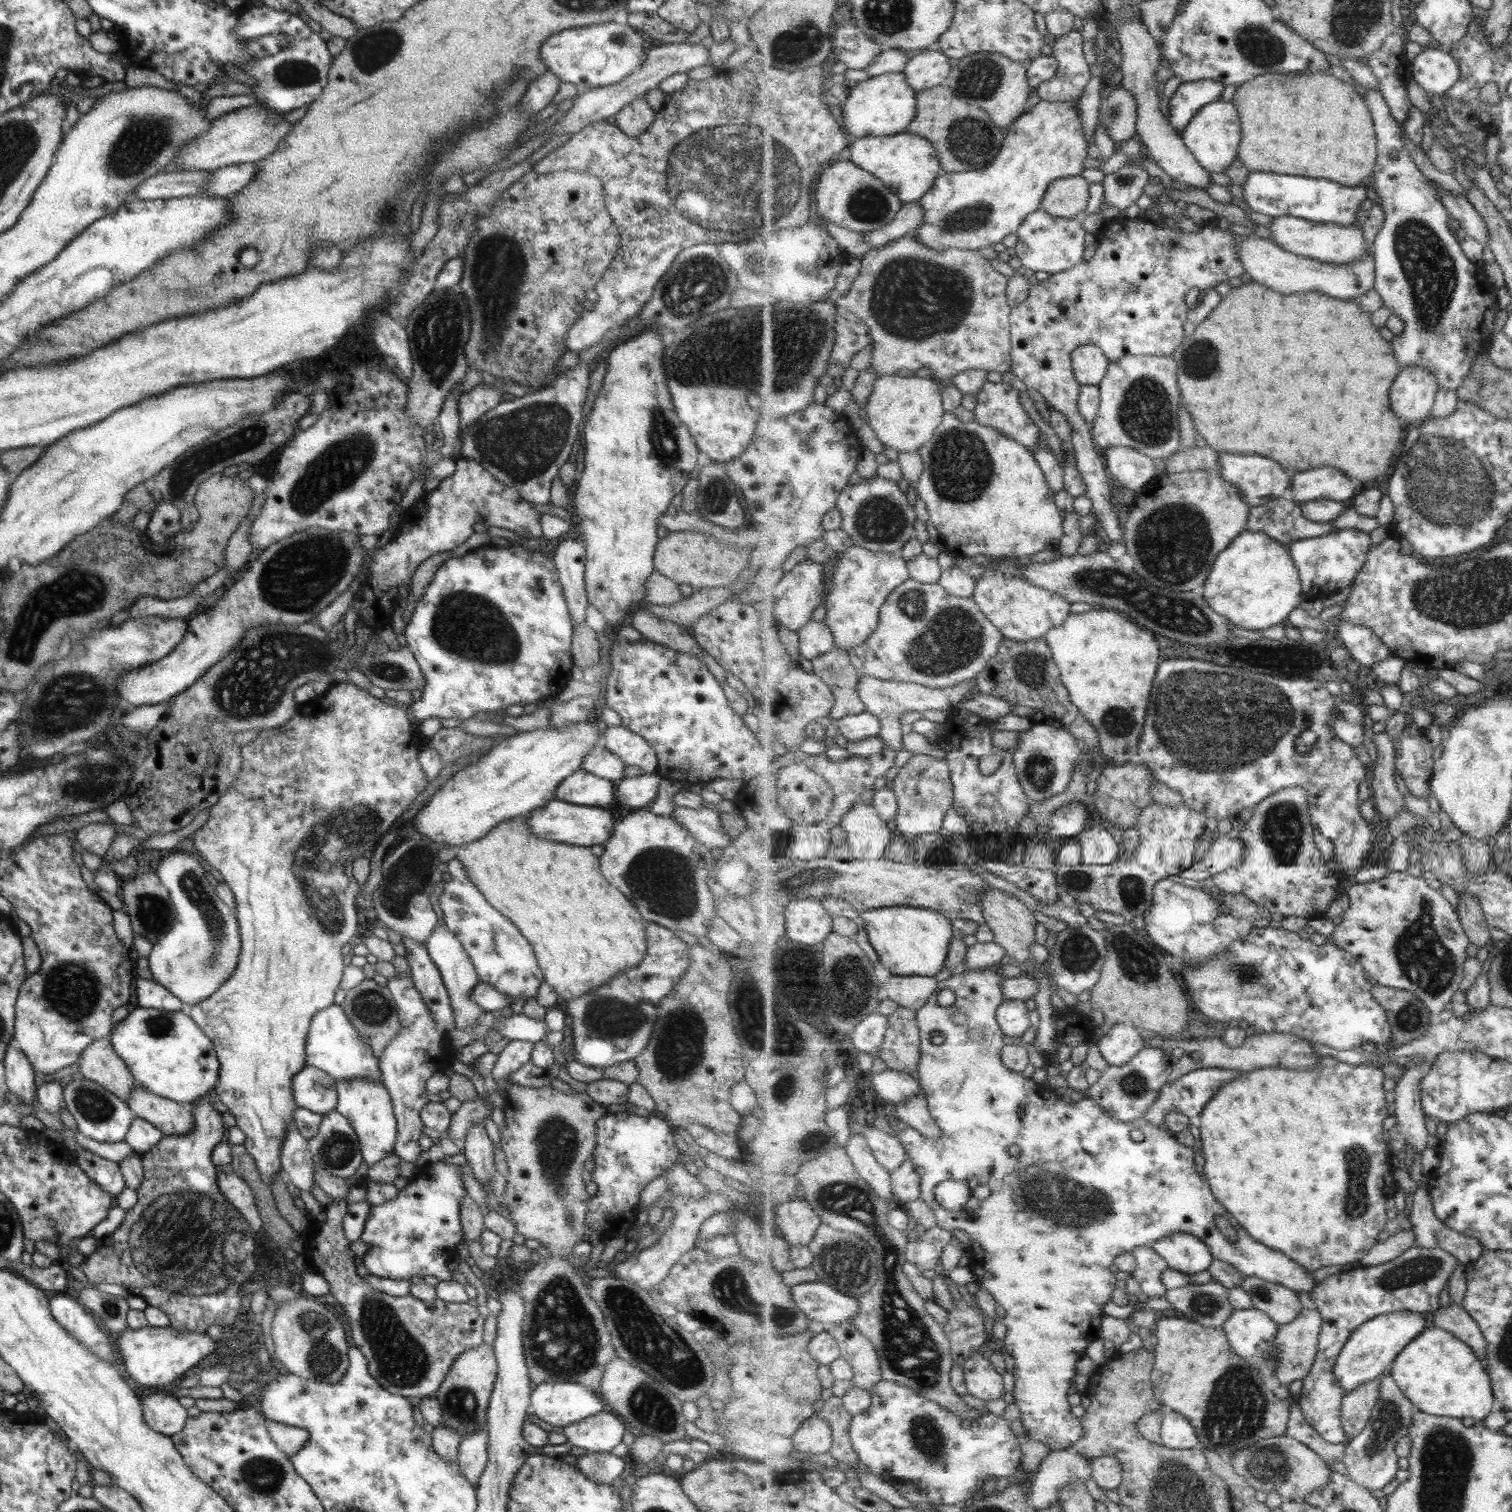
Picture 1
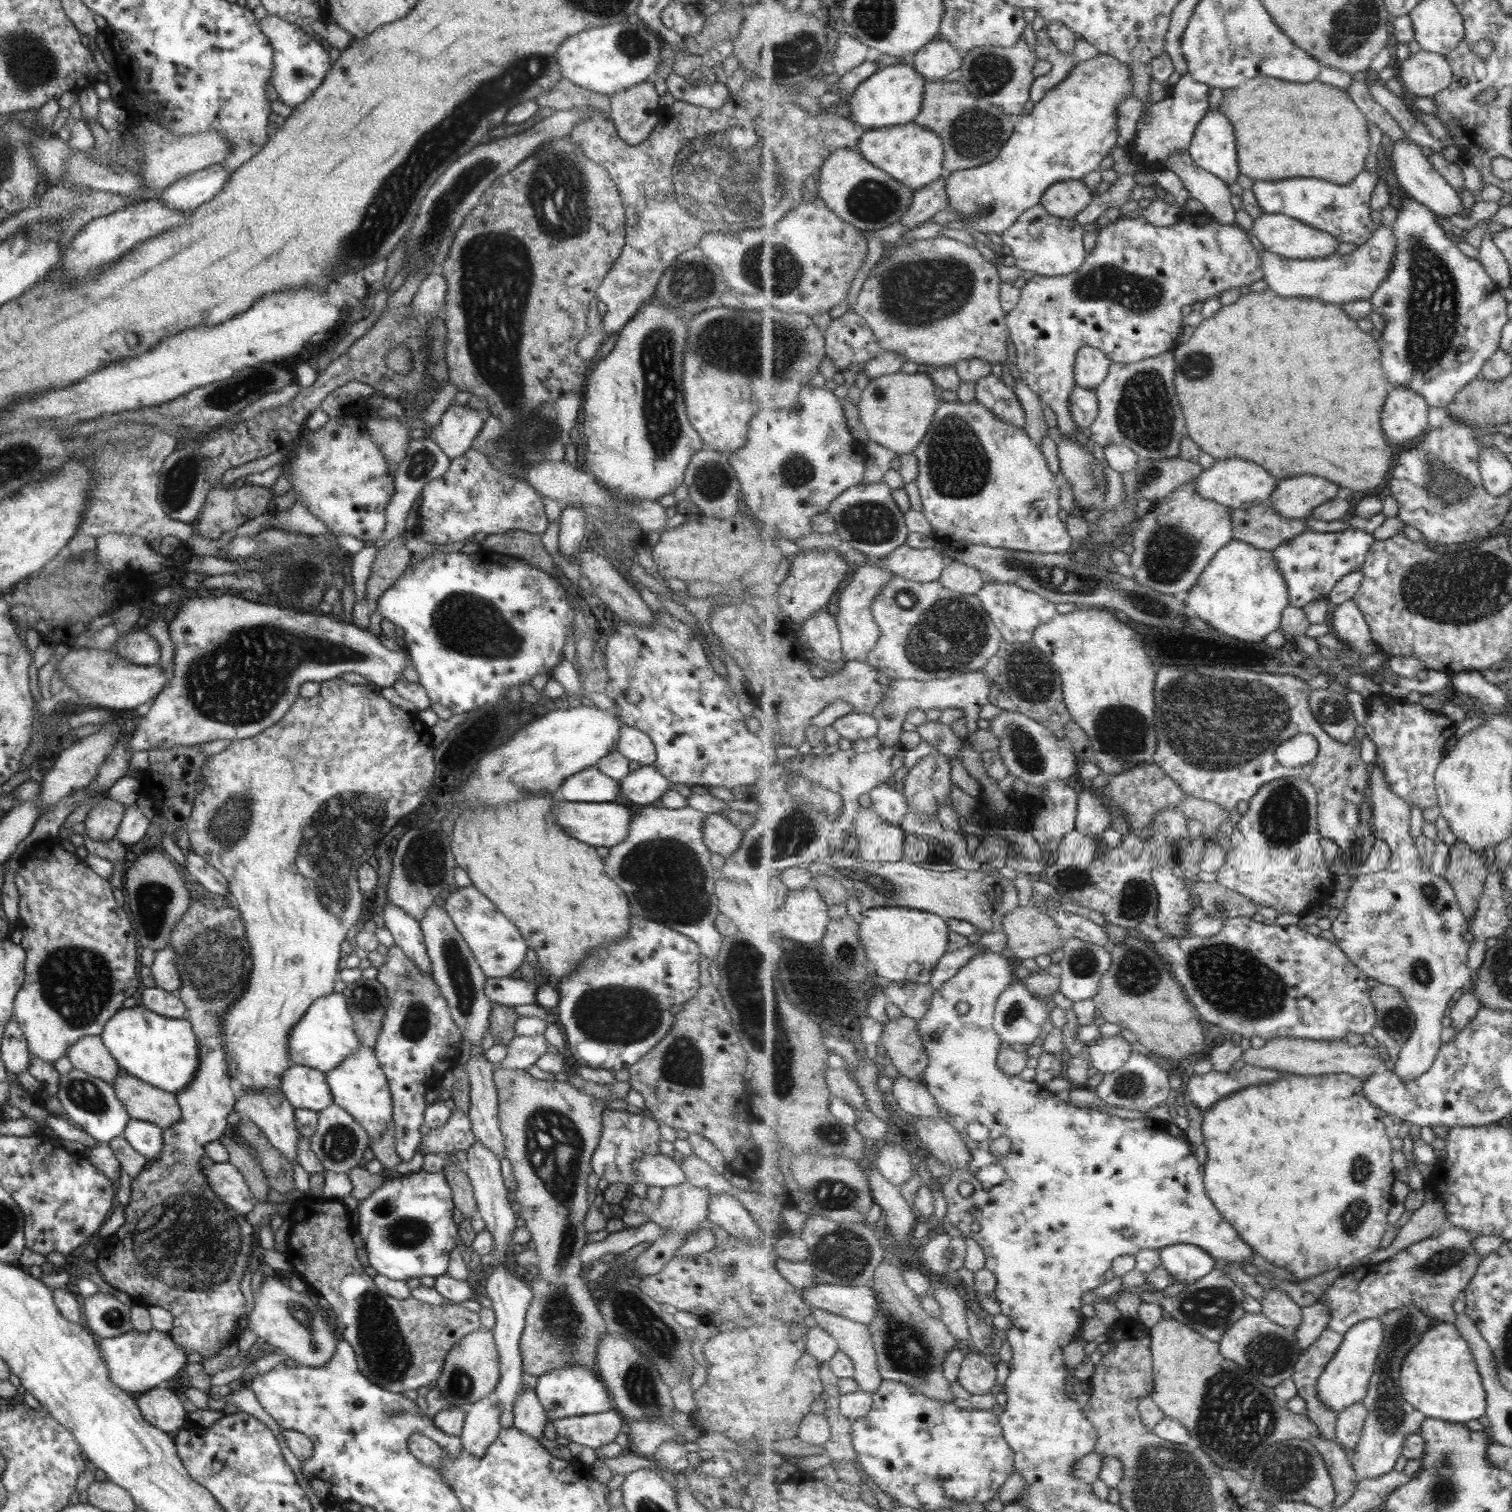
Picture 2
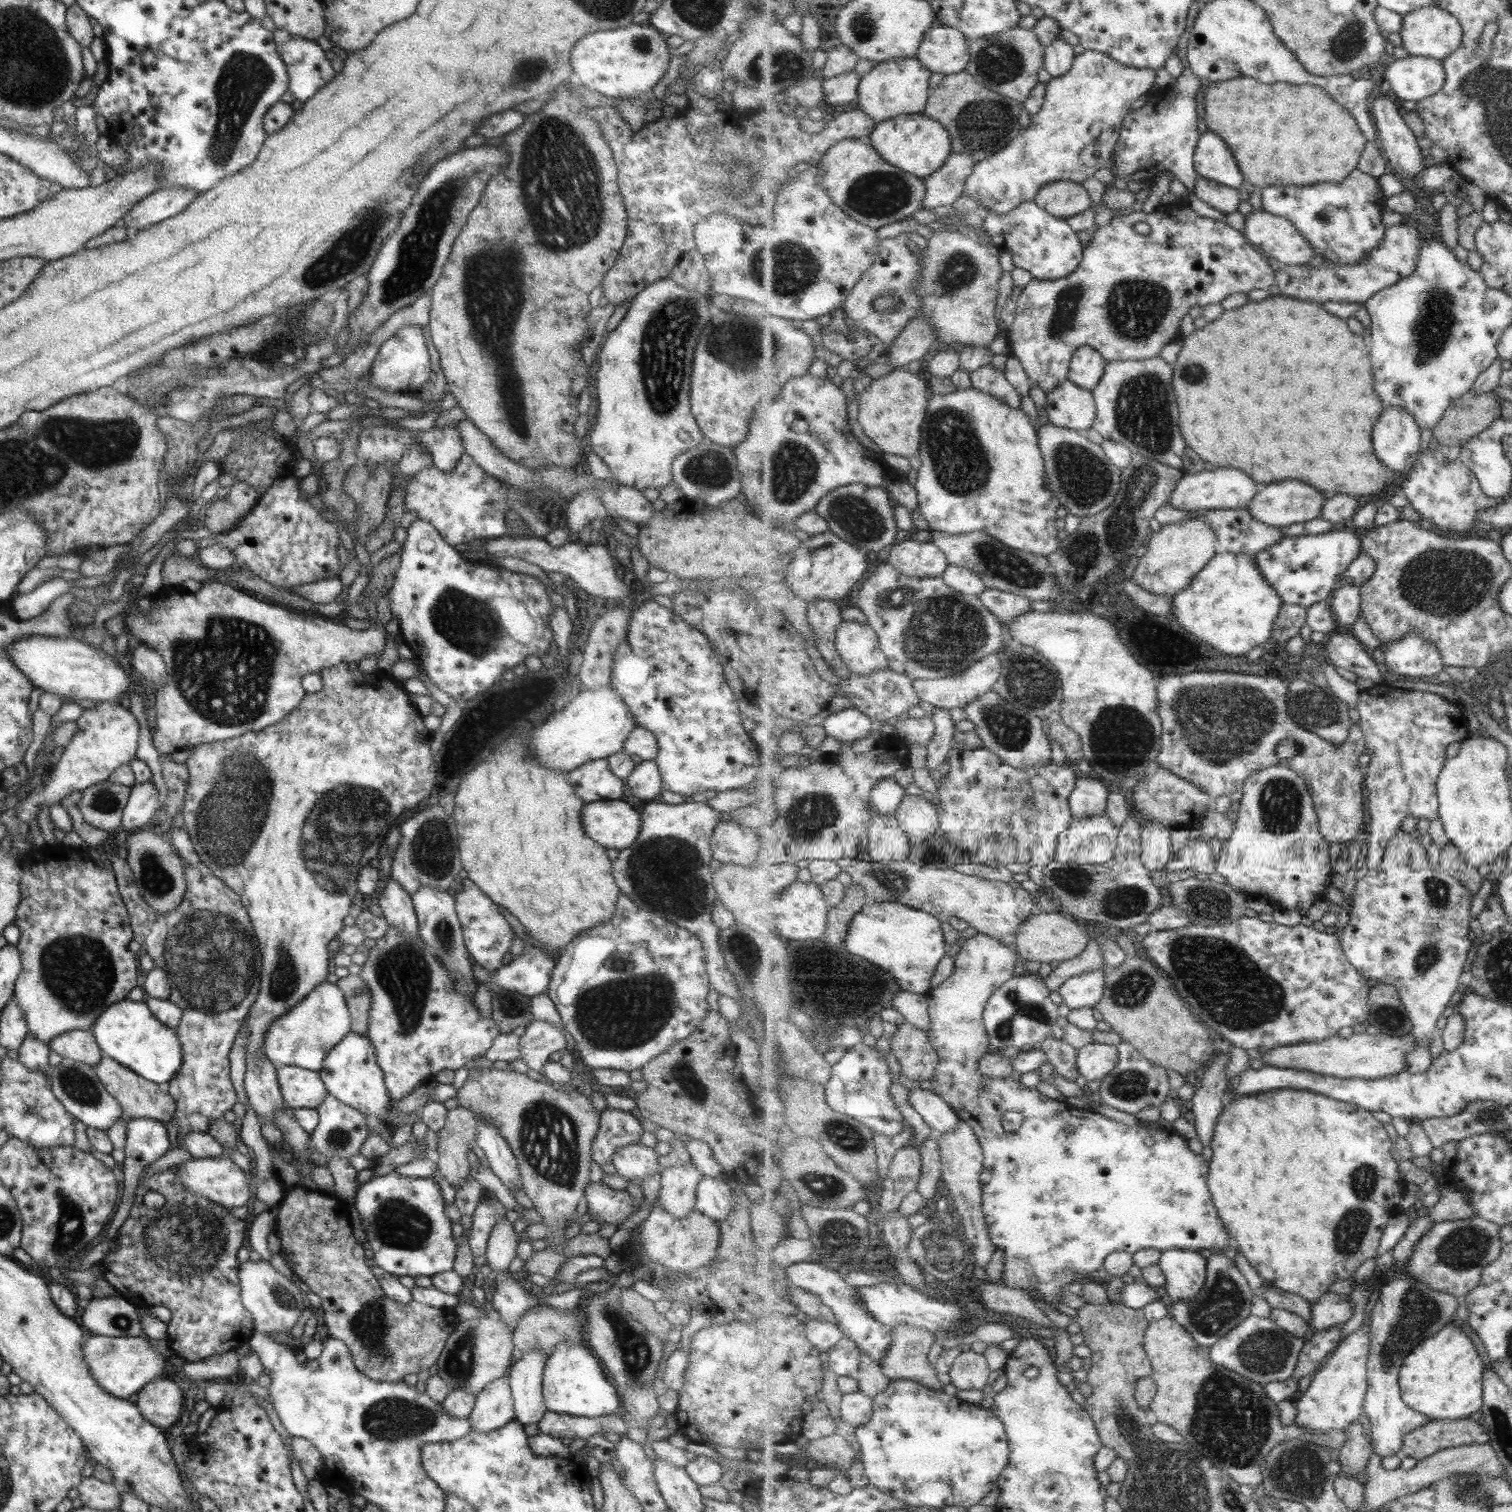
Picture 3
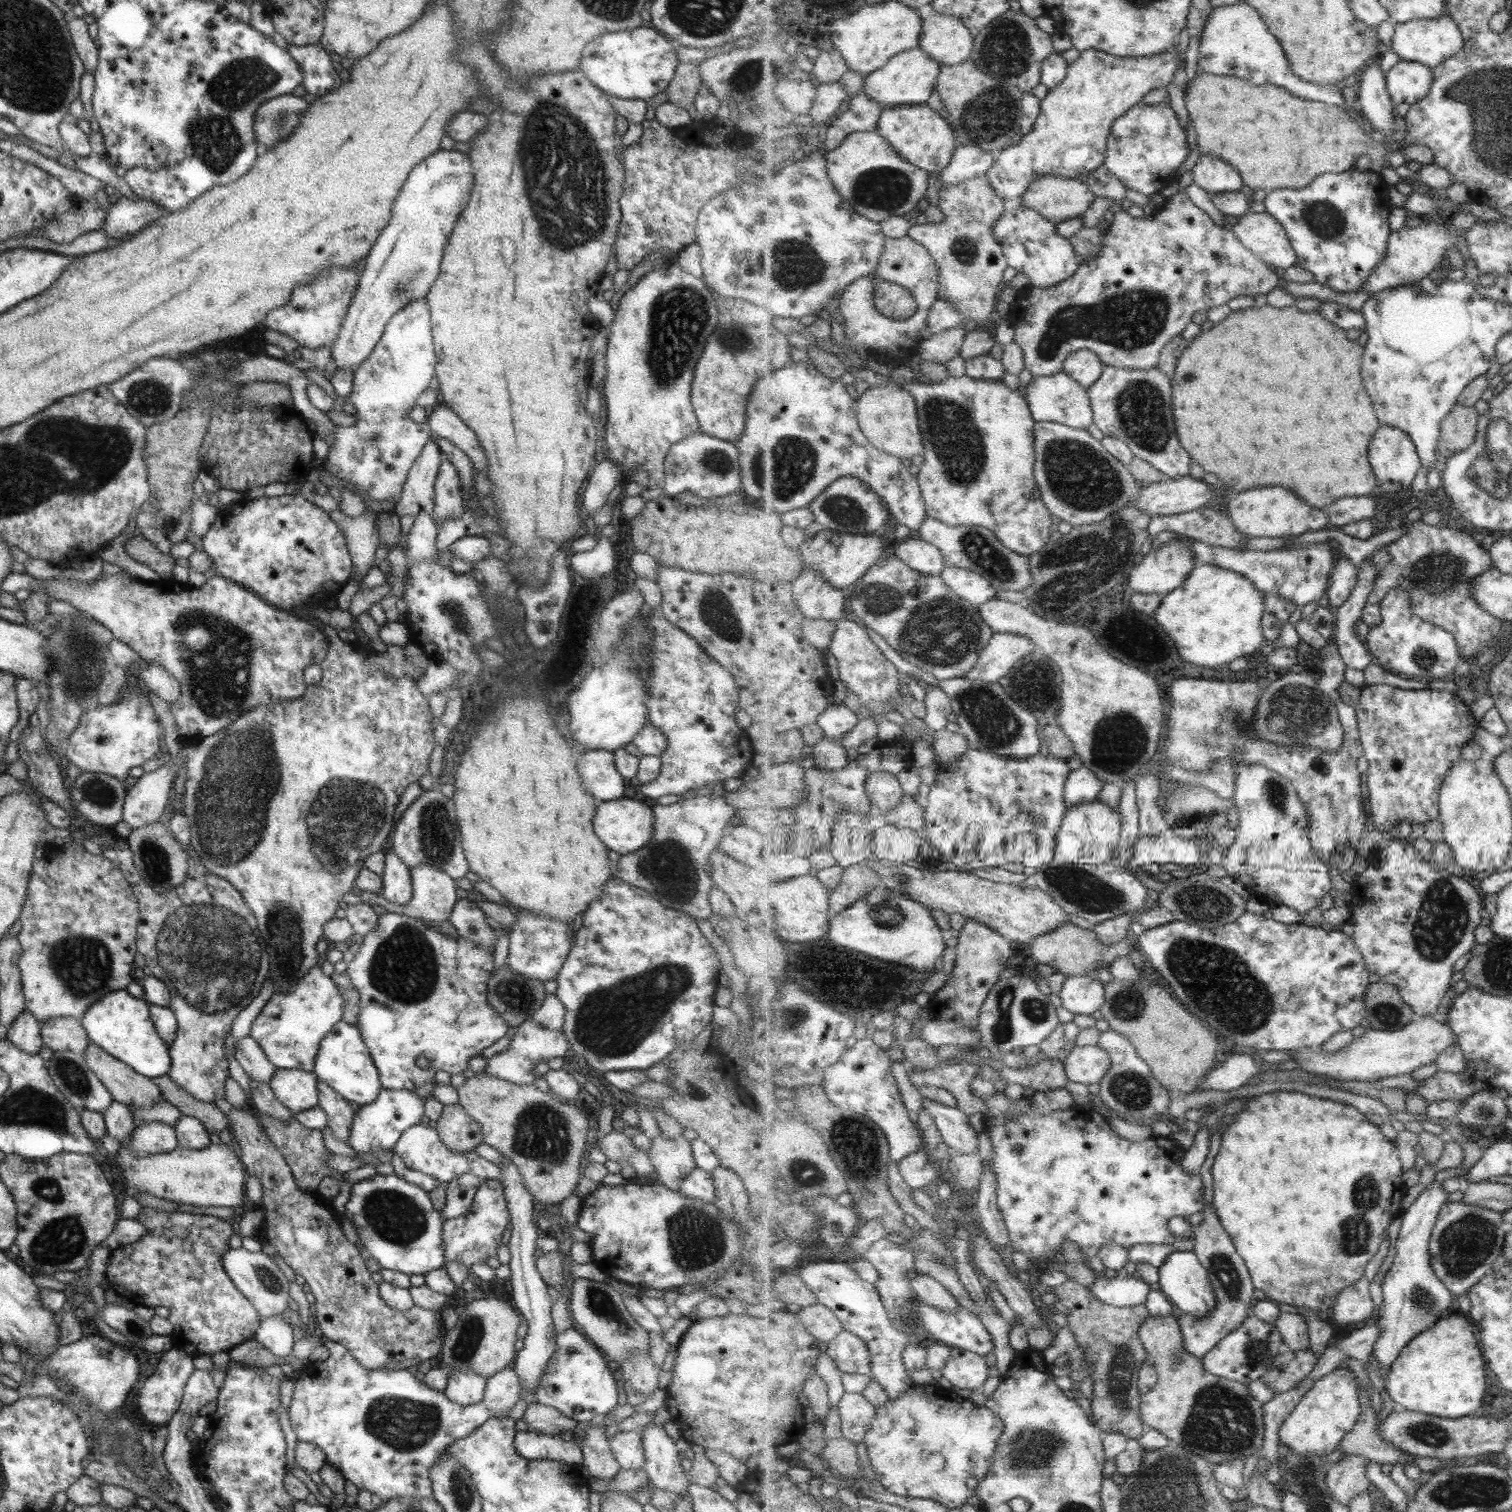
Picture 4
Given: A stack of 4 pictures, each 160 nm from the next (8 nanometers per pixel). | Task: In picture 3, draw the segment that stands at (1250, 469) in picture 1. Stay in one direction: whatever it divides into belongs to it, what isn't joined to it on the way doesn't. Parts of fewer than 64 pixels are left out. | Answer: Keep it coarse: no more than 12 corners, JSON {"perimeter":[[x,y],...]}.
{"perimeter":[[1237,468],[1185,474],[1170,503],[1188,511],[1251,505],[1261,486]]}

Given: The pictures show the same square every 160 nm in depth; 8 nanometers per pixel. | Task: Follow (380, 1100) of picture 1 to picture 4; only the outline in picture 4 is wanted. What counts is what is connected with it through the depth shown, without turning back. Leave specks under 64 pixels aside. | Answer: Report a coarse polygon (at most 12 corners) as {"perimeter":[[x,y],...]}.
{"perimeter":[[356,1025],[321,1037],[312,1072],[345,1101],[374,1102],[379,1074]]}

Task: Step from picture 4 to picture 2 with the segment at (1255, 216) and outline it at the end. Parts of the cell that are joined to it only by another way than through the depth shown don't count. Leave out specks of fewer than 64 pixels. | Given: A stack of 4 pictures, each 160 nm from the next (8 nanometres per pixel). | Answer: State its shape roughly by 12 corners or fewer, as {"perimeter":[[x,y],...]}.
{"perimeter":[[1286,214],[1256,218],[1249,234],[1291,259],[1322,259],[1340,239]]}

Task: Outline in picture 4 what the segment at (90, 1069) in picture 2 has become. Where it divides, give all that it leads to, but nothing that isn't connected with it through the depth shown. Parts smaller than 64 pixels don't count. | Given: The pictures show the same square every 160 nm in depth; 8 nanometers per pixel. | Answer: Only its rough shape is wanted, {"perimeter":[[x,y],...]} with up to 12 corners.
{"perimeter":[[53,1017],[40,1023],[52,1051],[81,1054],[89,1042],[80,1019]]}

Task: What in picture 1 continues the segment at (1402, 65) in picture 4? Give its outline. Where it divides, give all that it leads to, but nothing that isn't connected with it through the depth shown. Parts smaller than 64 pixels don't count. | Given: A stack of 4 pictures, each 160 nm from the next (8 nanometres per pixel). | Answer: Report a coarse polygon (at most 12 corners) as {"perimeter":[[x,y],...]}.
{"perimeter":[[1425,49],[1410,64],[1410,77],[1441,98],[1460,80],[1449,51]]}

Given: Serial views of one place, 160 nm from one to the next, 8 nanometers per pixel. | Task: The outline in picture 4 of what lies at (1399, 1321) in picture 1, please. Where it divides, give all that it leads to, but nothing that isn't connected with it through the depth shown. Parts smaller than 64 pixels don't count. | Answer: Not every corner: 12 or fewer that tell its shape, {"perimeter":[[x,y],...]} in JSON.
{"perimeter":[[1349,1368],[1325,1375],[1281,1425],[1280,1442],[1333,1460],[1363,1405]]}

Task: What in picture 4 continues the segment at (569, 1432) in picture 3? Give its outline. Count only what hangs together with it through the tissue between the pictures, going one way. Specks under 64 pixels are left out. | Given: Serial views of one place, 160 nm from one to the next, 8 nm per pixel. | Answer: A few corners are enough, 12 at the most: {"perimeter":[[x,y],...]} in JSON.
{"perimeter":[[531,1403],[522,1415],[526,1431],[558,1436],[577,1421],[553,1407]]}

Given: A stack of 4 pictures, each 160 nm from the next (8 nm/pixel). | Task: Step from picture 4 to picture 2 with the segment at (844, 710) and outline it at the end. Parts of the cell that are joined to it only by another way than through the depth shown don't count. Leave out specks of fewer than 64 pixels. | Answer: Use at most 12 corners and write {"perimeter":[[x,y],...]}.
{"perimeter":[[849,713],[833,728],[851,742],[878,736],[874,715]]}

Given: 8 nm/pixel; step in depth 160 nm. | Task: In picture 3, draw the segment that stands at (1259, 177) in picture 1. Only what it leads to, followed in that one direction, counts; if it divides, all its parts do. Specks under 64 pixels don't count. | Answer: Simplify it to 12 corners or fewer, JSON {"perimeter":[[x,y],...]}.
{"perimeter":[[1378,178],[1268,186],[1327,266],[1353,265],[1386,237]]}

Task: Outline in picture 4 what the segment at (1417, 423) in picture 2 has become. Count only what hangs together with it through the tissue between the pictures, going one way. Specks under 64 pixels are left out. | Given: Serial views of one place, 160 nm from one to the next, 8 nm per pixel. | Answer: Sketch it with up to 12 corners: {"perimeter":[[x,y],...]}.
{"perimeter":[[1377,430],[1368,458],[1383,492],[1411,486],[1422,466],[1410,434]]}

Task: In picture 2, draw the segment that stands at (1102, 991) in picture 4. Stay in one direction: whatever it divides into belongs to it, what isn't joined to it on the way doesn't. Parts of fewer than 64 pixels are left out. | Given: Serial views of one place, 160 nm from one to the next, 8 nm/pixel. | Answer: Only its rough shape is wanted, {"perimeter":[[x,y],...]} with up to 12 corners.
{"perimeter":[[1064,941],[1053,967],[1073,1003],[1096,998],[1110,948]]}

